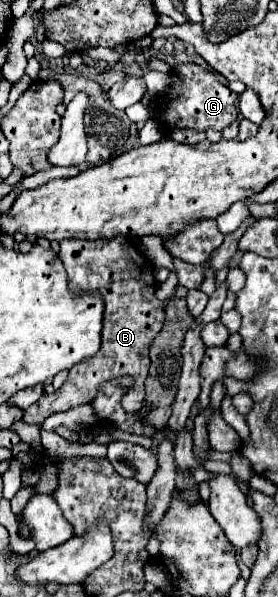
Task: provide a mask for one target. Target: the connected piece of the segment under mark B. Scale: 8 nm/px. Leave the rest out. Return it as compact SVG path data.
M126 237L114 239L64 239L60 241L60 261L68 273L68 289L74 295L80 293L98 293L104 299L104 321L102 321L102 347L92 357L82 359L78 365L70 369L64 385L54 393L44 393L38 403L32 403L24 411L24 421L42 425L44 419L58 411L68 411L70 407L78 407L82 403L90 403L94 395L98 395L100 385L106 381L116 381L120 377L130 377L134 385L128 389L126 397L122 397L124 411L138 411L144 405L144 381L146 371L150 367L150 343L154 335L162 329L166 319L164 303L154 295L156 279L154 267L150 261L132 247Z

